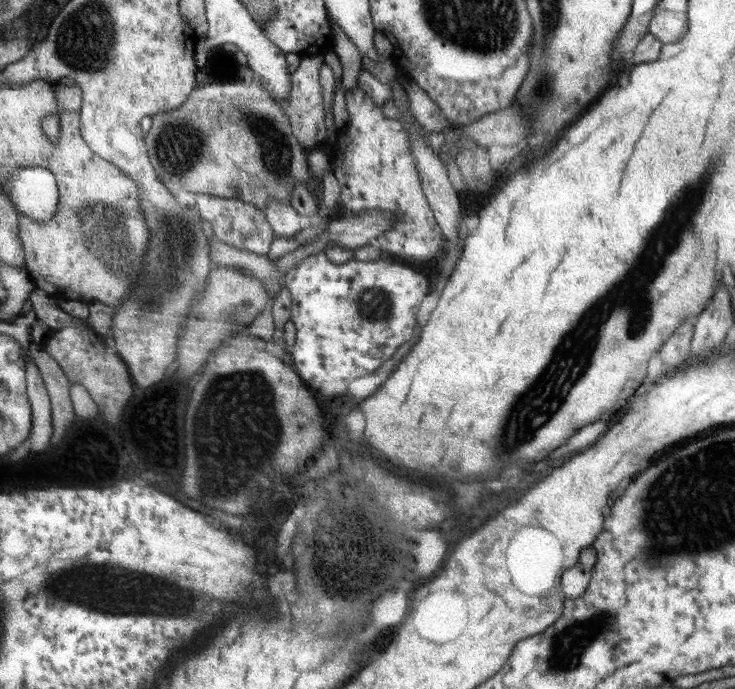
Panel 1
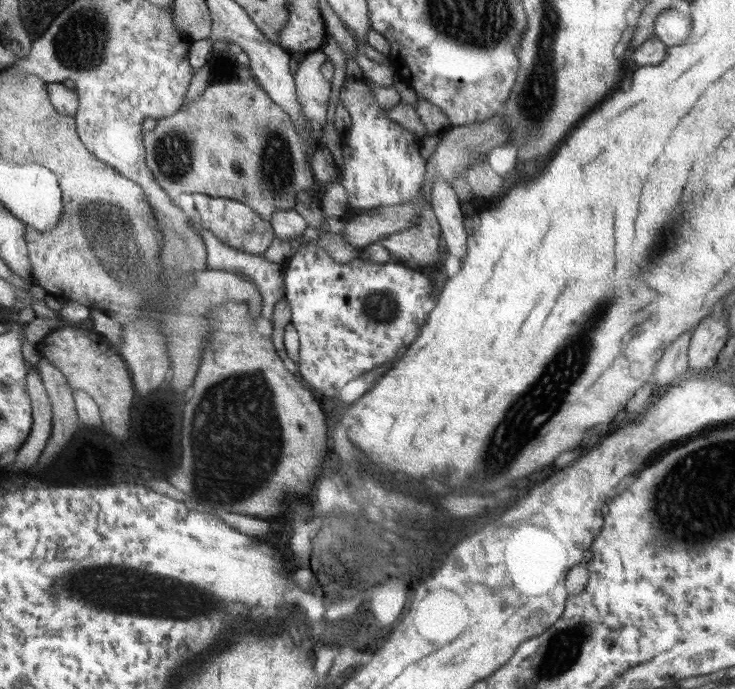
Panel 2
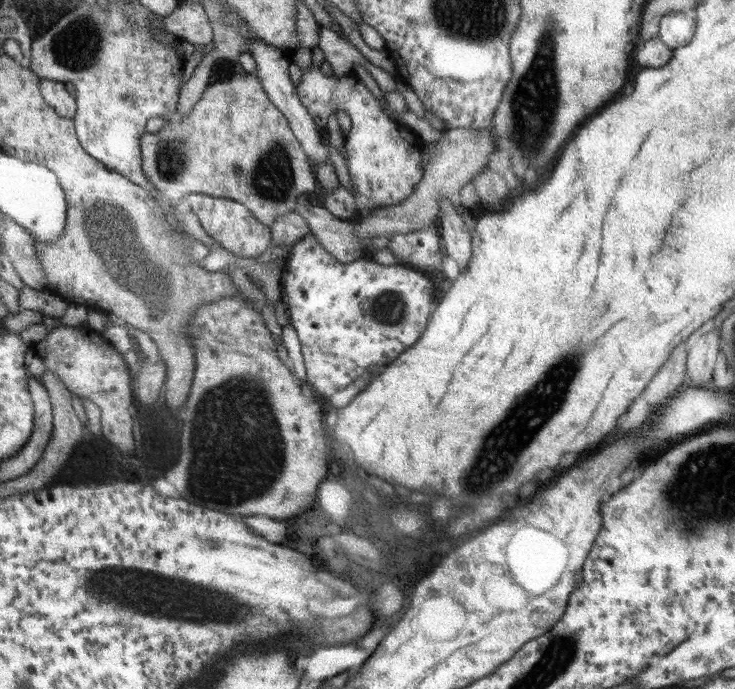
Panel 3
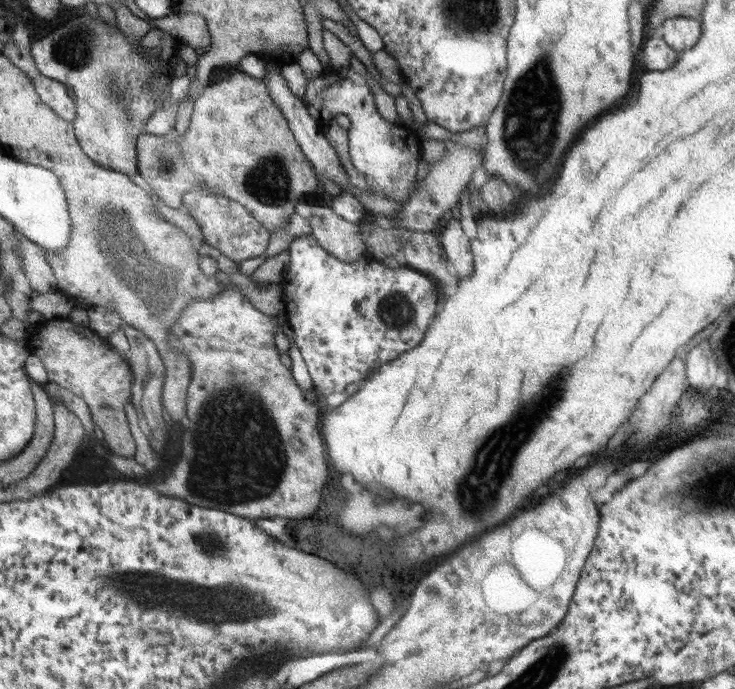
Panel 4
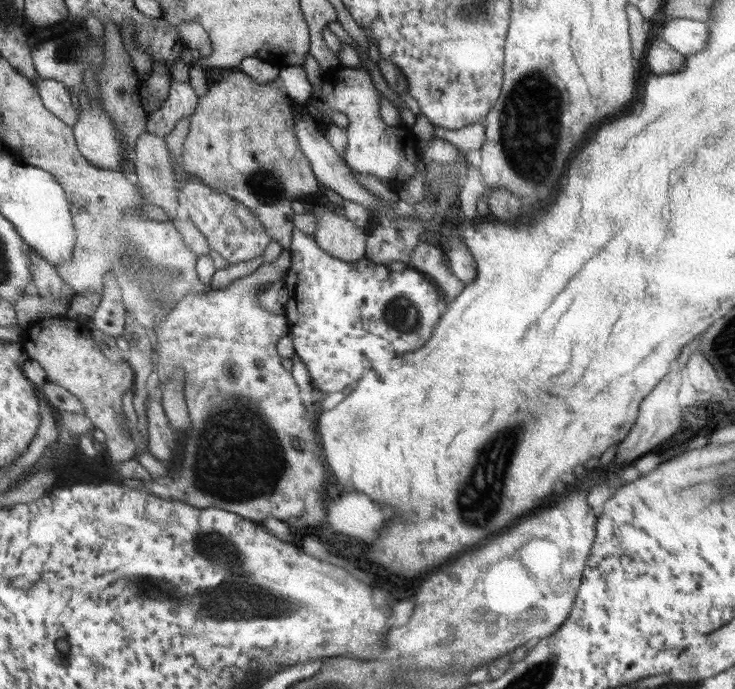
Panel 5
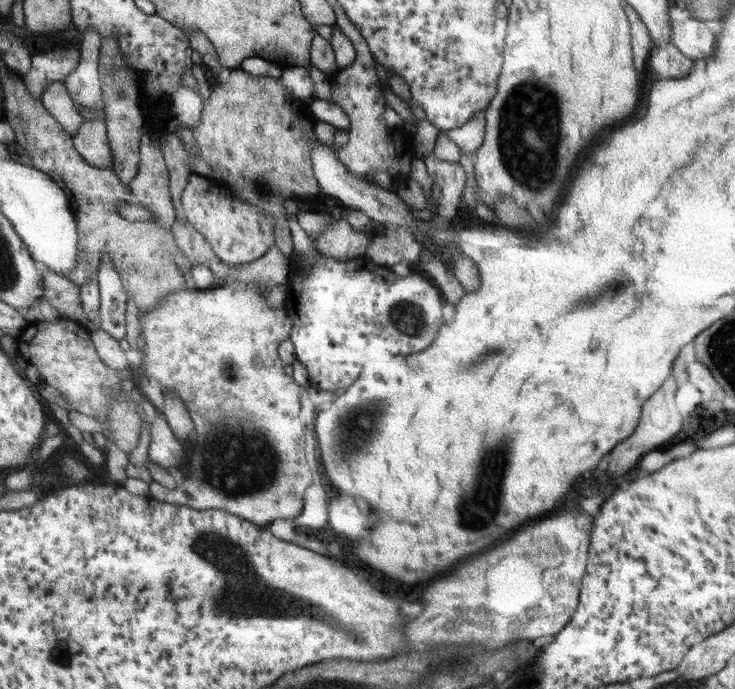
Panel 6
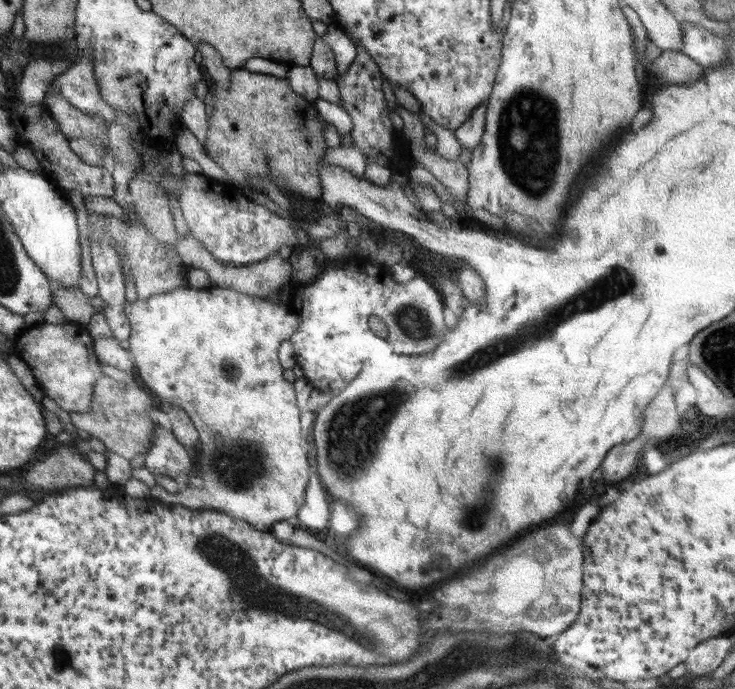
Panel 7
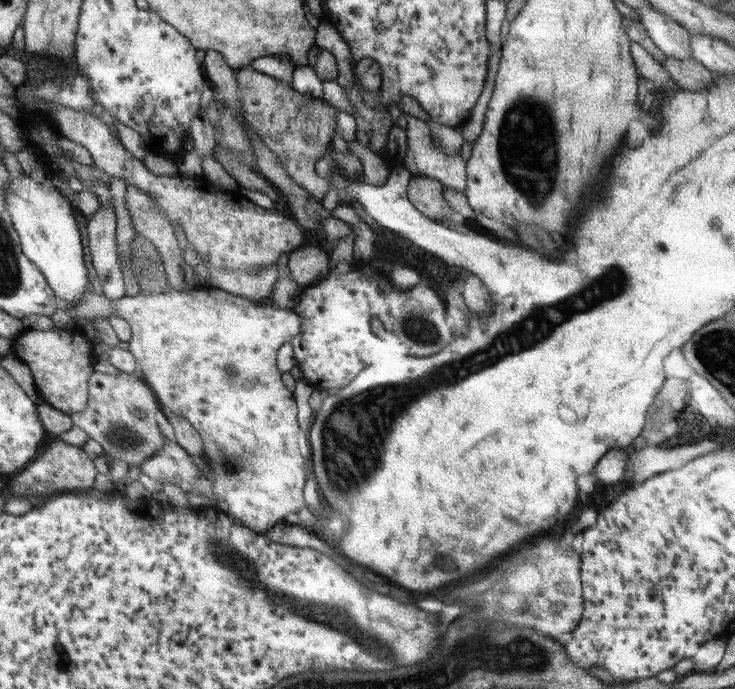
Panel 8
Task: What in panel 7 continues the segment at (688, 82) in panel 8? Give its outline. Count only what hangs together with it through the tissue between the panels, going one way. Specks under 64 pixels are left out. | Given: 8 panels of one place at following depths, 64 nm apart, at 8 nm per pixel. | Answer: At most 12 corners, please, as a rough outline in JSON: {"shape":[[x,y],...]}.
{"shape":[[663,50],[651,64],[663,82],[693,82],[703,66],[681,50]]}

